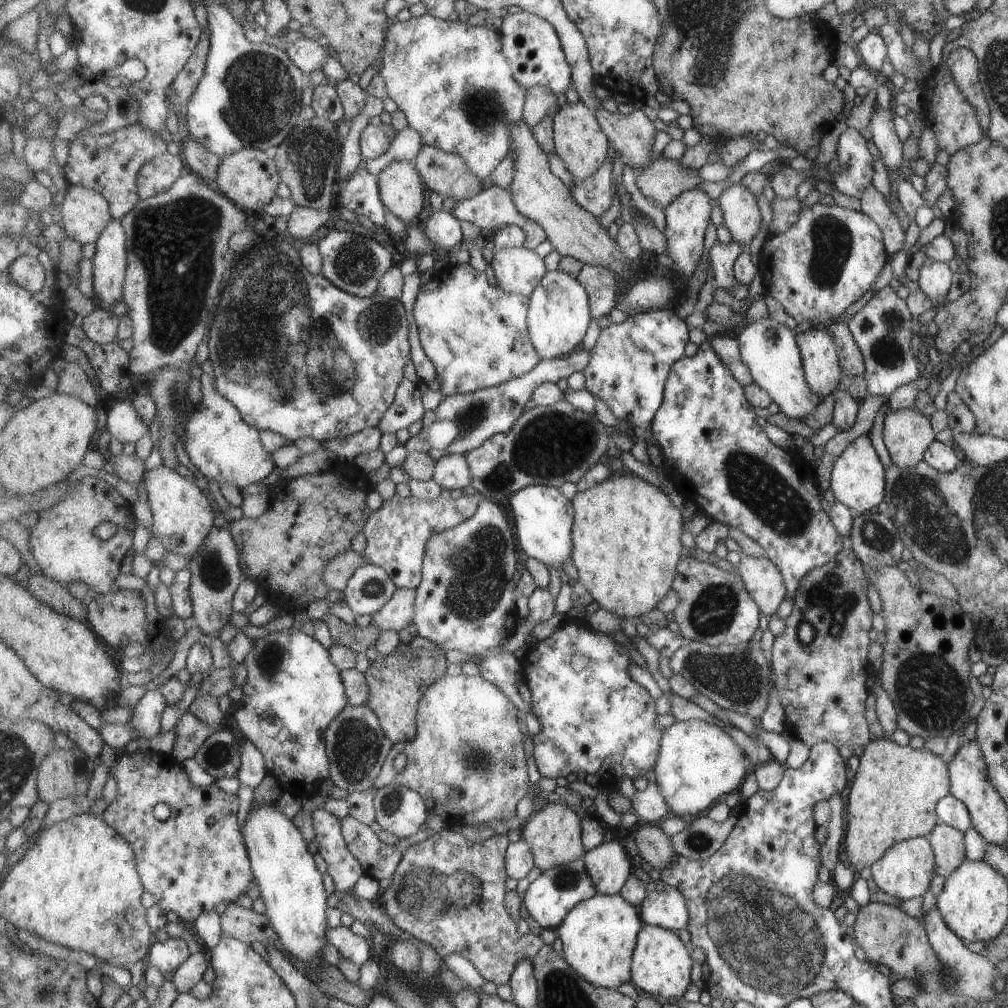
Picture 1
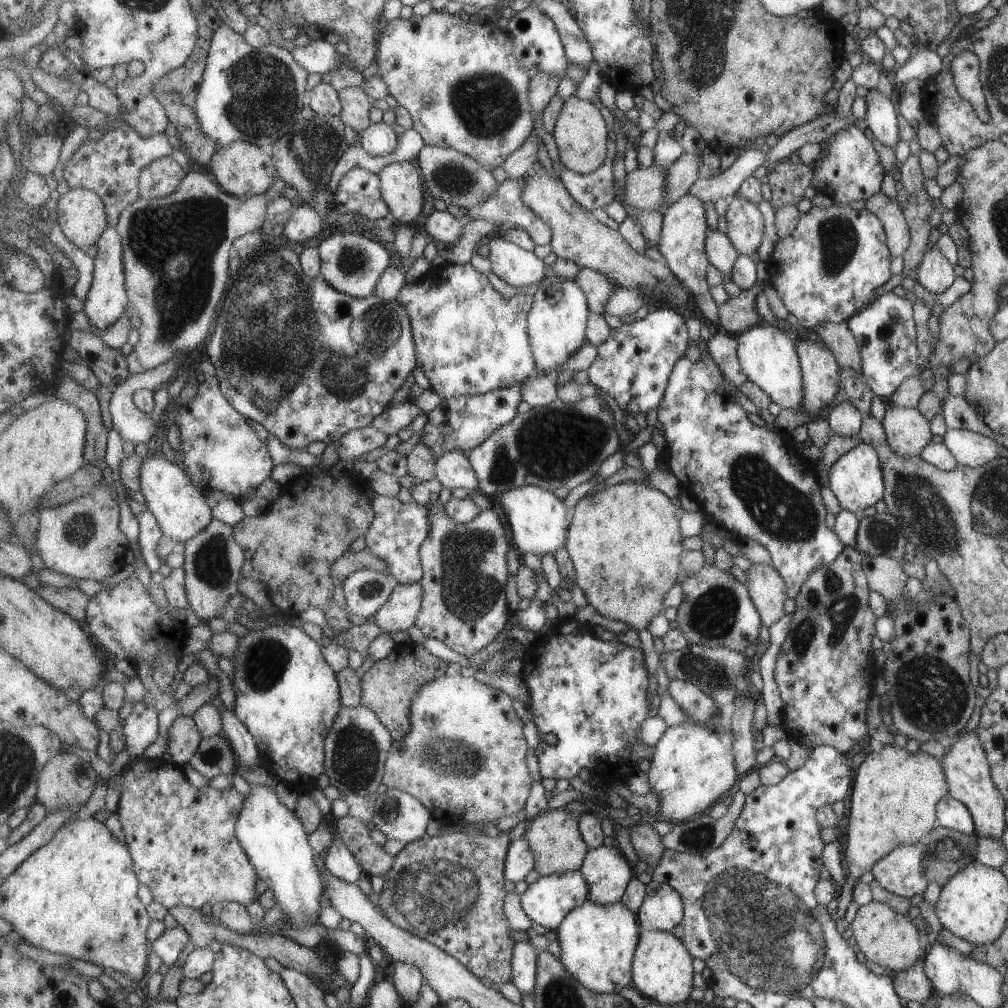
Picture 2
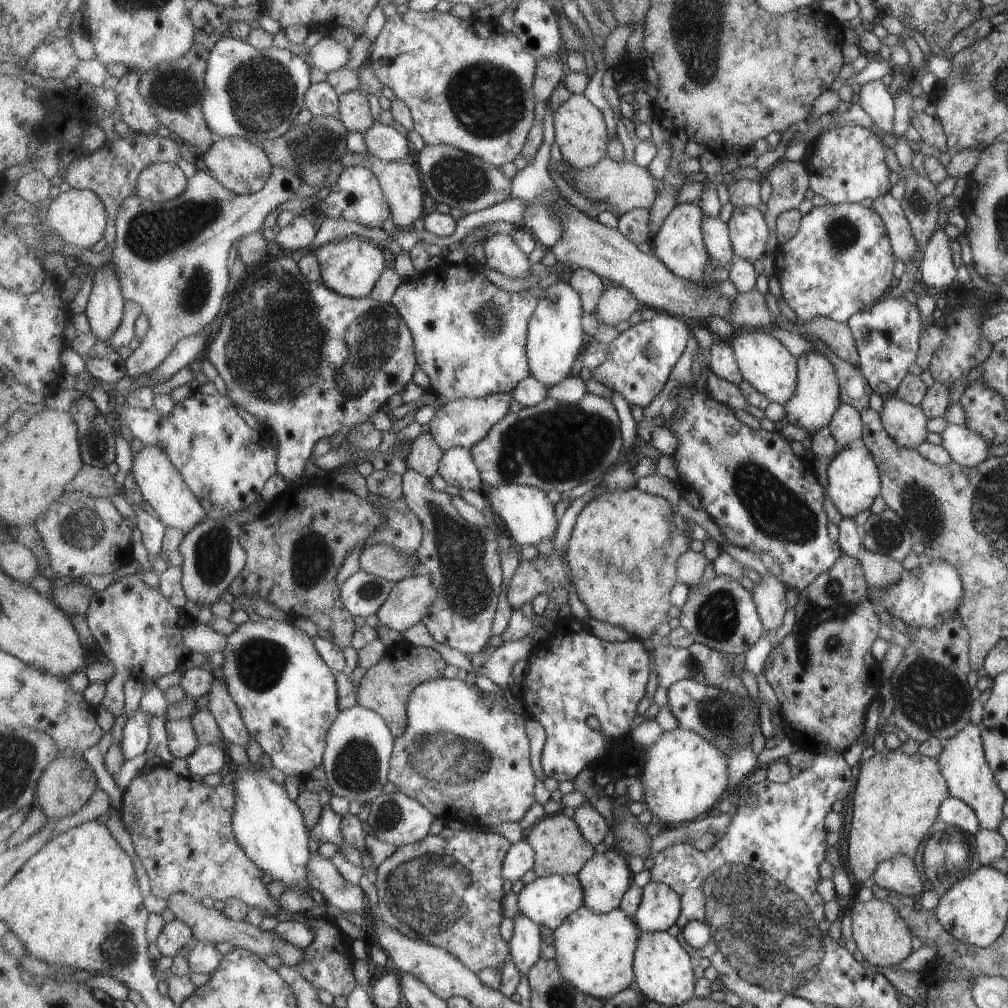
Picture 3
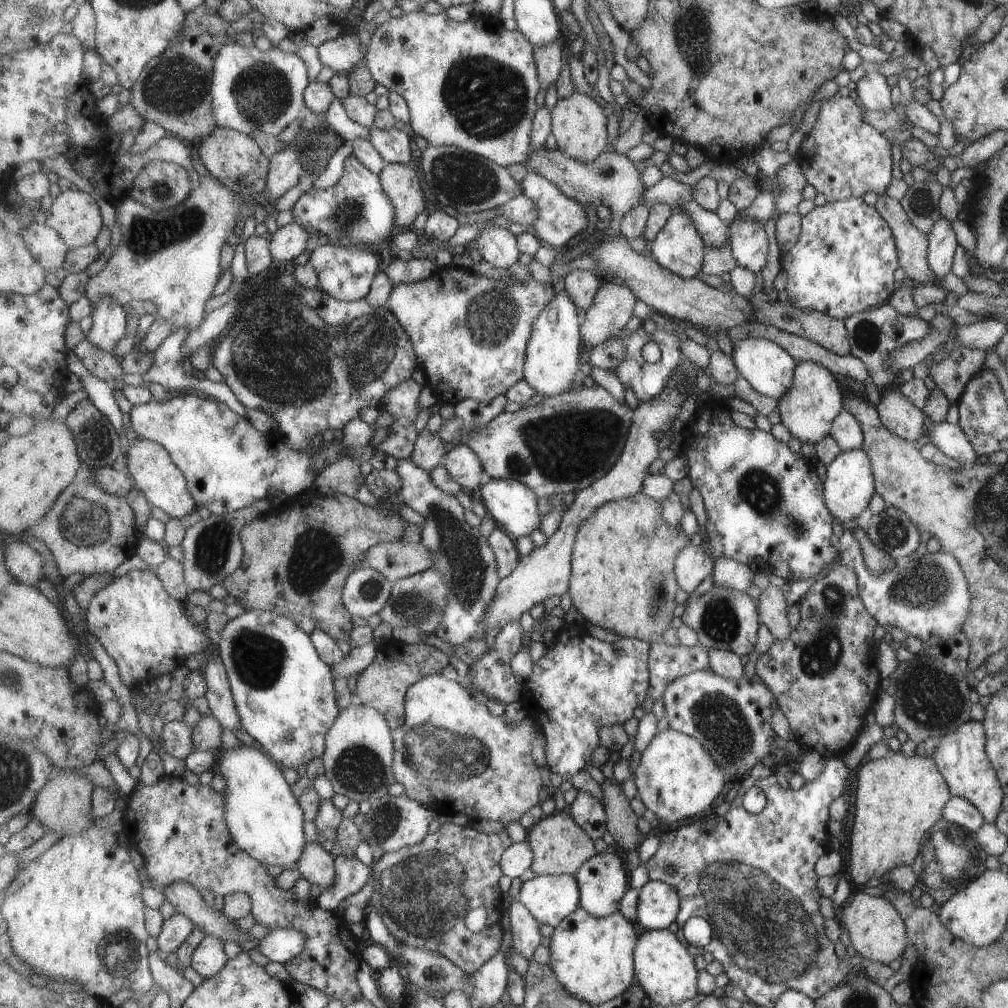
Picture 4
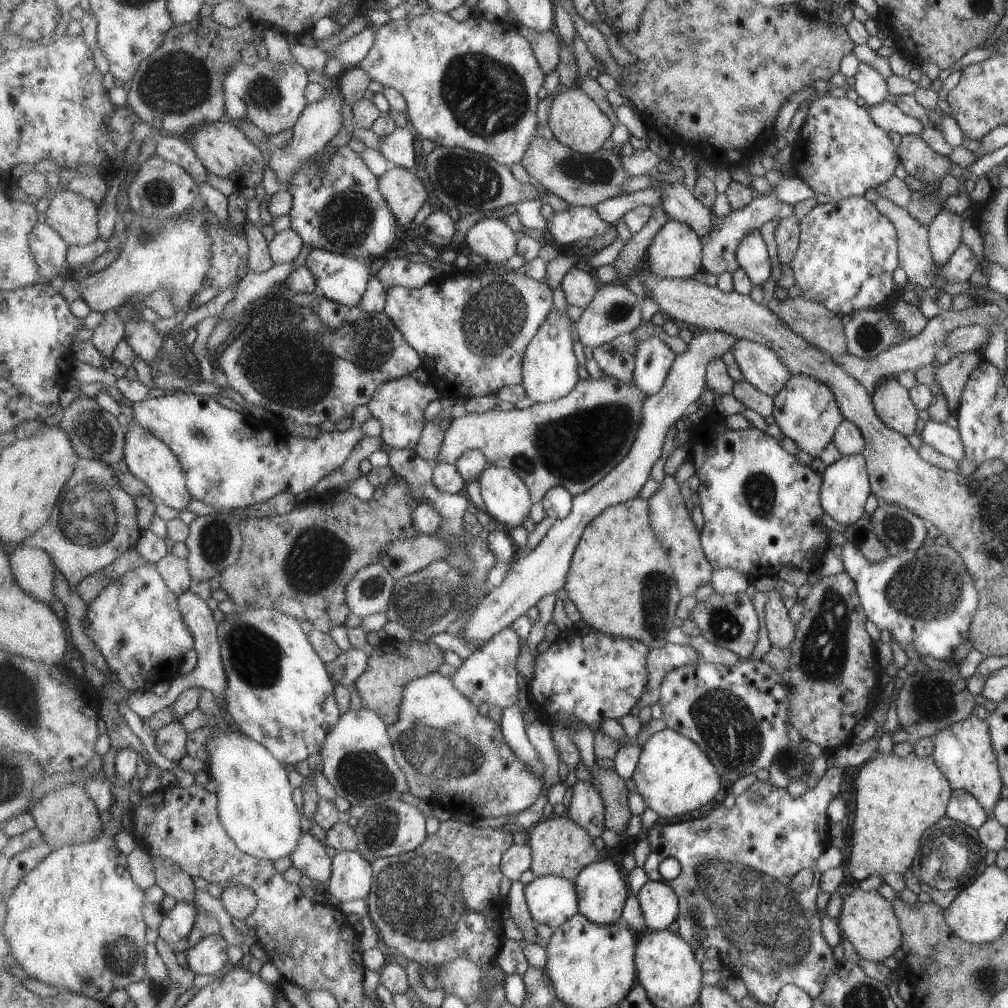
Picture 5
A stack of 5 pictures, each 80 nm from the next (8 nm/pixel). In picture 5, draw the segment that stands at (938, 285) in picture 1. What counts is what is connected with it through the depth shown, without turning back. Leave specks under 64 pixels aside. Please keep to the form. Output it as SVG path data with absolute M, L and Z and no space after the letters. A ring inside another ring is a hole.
M943 208L929 221L928 247L935 268L948 263L953 251L960 246L961 223L960 215Z

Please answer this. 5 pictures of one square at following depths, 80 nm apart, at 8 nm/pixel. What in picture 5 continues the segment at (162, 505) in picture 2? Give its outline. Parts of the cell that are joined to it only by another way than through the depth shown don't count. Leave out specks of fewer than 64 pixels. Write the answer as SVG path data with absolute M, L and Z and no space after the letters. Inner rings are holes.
M133 416L129 422L129 432L126 436L125 463L129 472L140 478L147 486L152 488L152 494L163 504L177 510L183 510L191 502L192 494L189 492L185 469L173 449L158 436L155 436Z

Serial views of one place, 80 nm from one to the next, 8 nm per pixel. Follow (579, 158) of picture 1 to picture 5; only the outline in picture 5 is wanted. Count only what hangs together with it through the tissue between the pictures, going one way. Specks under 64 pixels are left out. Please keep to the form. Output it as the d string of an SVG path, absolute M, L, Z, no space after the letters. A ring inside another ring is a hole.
M579 87L567 89L557 94L548 119L549 127L555 138L570 146L575 152L583 154L594 153L603 148L615 130L611 118L599 108L599 104L595 100L589 98Z

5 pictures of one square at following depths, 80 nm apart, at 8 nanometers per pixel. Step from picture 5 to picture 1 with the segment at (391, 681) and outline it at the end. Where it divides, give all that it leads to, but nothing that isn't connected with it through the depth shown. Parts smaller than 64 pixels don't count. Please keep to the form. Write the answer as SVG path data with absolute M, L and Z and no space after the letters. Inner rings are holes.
M400 648L388 656L379 655L366 670L366 678L372 693L368 706L380 718L381 727L394 744L417 738L420 702L433 684L447 676L449 664L447 656L439 648L406 651Z

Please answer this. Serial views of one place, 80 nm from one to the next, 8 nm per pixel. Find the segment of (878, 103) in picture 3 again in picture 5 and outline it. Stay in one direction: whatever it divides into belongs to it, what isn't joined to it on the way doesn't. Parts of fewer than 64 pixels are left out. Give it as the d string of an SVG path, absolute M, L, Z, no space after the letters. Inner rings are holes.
M865 62L858 64L853 84L852 88L858 96L863 98L865 106L869 108L873 104L883 101L888 94L885 77Z

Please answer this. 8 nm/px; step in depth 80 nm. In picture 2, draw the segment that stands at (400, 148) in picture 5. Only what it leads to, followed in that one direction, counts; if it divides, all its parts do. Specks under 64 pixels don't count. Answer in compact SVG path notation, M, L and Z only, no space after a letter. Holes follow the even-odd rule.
M384 120L373 123L362 135L362 145L373 156L387 156L397 150L400 135Z

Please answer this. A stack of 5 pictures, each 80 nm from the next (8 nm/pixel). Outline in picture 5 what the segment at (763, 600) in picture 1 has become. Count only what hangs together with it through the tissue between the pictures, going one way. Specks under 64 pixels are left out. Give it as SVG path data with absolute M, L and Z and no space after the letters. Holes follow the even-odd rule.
M775 588L769 592L764 620L771 646L788 649L795 638L795 628L789 619L789 610L783 602L783 597Z

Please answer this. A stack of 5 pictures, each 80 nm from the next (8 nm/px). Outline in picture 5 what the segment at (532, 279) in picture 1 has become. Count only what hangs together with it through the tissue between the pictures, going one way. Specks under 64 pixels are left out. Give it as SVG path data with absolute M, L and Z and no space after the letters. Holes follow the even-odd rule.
M485 217L467 232L465 241L485 264L502 266L518 253L517 234L502 218Z

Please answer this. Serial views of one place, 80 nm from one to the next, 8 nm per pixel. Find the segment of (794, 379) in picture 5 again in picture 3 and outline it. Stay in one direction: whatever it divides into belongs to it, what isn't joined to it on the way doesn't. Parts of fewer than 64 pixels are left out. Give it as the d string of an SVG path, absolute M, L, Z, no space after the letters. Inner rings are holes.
M811 352L801 353L797 360L796 390L788 403L784 404L785 417L788 424L803 428L809 436L819 428L828 426L829 419L835 414L840 406L839 388L833 365L827 361L825 356Z

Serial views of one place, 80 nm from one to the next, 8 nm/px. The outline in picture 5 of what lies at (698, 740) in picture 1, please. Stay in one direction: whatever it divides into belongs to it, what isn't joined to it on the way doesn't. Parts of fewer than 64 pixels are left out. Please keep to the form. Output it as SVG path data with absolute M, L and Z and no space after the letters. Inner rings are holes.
M669 728L646 741L633 780L648 808L661 818L677 818L709 806L721 788L727 788L709 755L696 742Z

